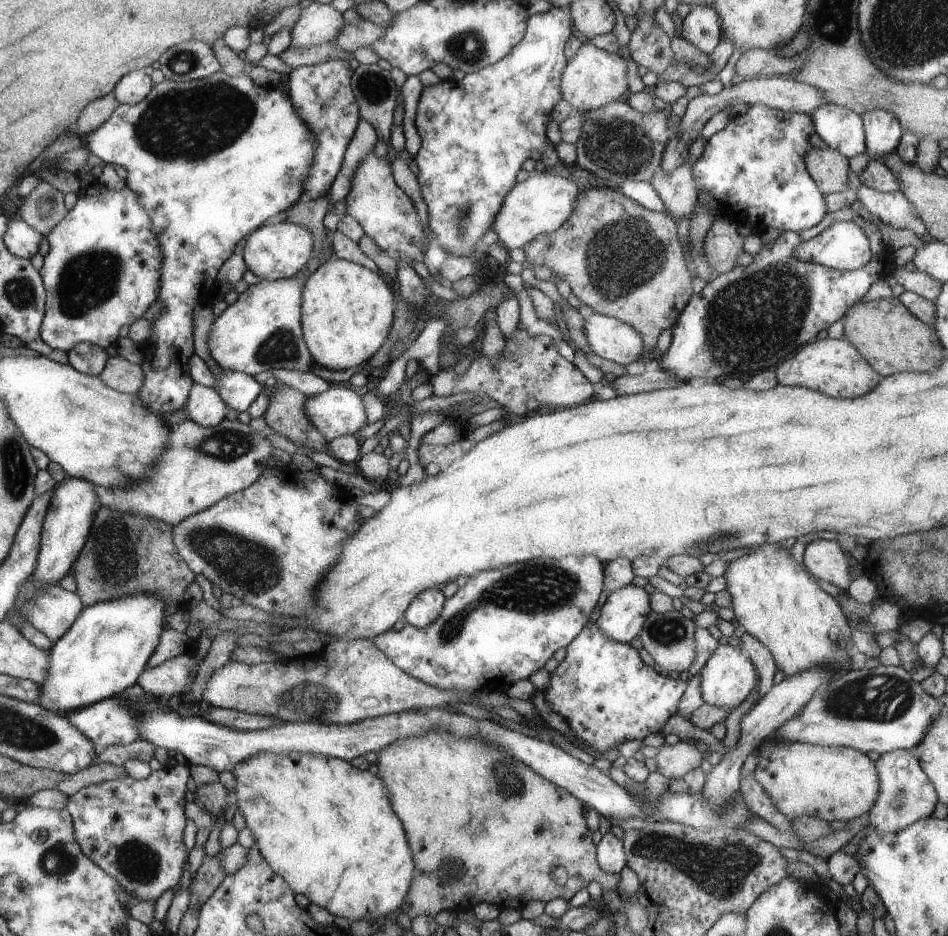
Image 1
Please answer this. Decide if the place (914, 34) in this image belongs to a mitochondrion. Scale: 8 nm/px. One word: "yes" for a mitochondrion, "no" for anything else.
yes

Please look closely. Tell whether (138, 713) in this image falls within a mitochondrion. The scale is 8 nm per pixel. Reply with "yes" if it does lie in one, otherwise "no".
no

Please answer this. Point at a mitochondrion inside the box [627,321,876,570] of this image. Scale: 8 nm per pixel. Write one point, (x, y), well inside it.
(721, 536)

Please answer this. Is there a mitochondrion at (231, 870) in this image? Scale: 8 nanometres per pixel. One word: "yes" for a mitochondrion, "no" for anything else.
no

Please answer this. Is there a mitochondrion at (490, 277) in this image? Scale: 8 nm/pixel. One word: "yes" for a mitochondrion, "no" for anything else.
no

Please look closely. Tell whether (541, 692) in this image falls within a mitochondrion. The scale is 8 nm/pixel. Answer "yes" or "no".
no

